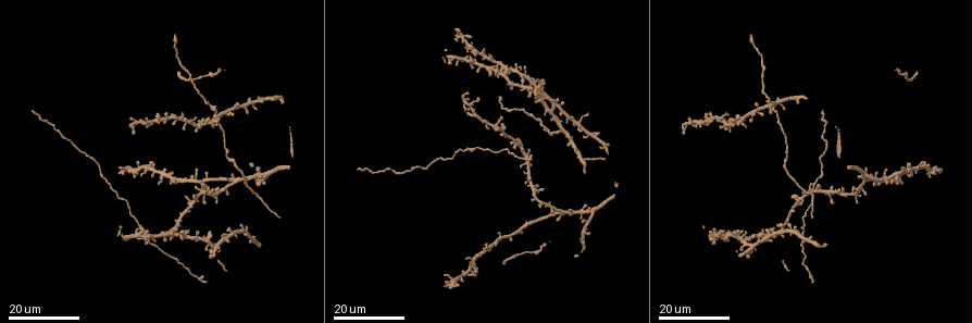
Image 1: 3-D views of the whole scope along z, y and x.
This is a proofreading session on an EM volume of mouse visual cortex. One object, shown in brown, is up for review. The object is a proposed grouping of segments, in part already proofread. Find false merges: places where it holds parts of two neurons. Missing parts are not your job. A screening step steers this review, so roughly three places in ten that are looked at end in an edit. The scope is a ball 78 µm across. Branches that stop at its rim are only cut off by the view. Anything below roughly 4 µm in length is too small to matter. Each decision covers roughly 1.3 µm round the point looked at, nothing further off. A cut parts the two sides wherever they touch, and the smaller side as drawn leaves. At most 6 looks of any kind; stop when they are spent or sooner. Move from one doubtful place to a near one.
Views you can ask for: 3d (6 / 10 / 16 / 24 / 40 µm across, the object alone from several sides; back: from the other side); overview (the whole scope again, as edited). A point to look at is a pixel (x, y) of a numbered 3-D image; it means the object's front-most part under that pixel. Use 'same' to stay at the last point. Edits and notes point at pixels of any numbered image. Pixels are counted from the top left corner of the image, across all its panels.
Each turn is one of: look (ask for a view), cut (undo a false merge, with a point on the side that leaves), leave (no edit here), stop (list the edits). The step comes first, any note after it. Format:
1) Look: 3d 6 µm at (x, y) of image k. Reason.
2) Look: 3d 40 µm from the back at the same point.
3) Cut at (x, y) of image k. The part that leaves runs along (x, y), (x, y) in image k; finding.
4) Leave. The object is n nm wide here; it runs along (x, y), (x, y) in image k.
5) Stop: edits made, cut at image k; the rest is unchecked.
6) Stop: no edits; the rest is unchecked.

Look: 3d 16 µm at (921, 161) of image 1. Branch point.

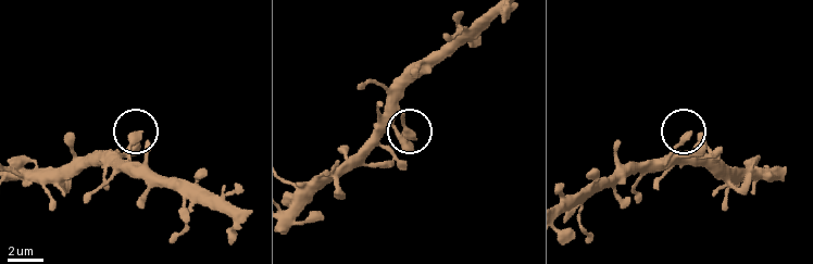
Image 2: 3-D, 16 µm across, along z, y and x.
Look: 3d 6 µm at (690, 136) of image 2. Zoom in.

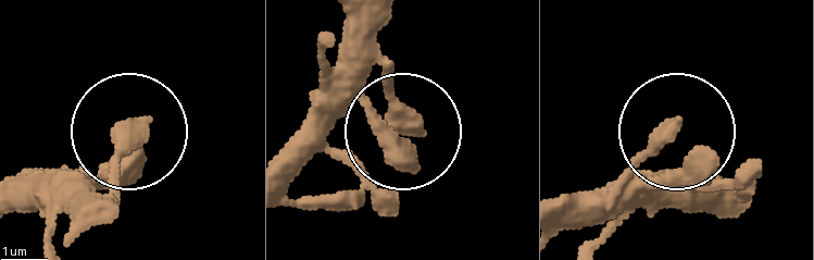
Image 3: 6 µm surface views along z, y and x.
Look: 3d 6 µm from the back at (670, 133) of image 3.

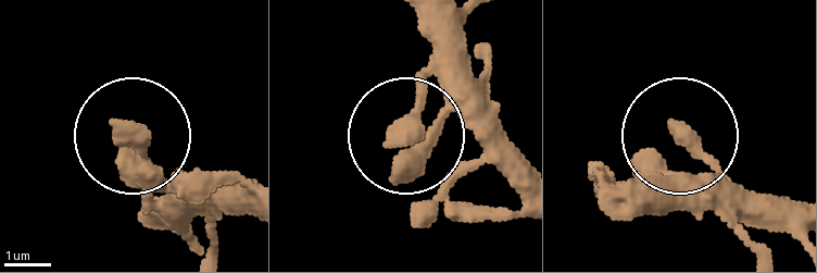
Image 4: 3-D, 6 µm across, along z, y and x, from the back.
Leave. 3 arms meet here; one neuron here.

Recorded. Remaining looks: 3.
Look: 3d 16 µm at (233, 178) of image 1. Looks like a crossing.

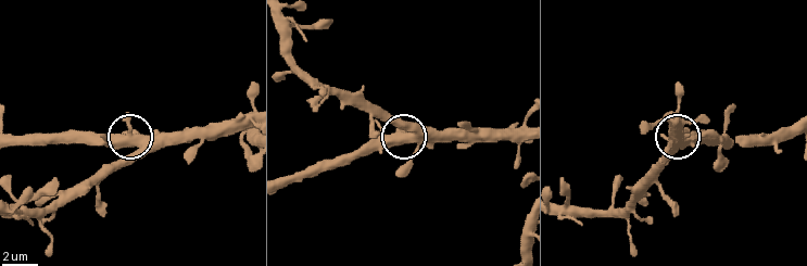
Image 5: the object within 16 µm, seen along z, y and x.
Look: 3d 6 µm at (135, 135) of image 5.

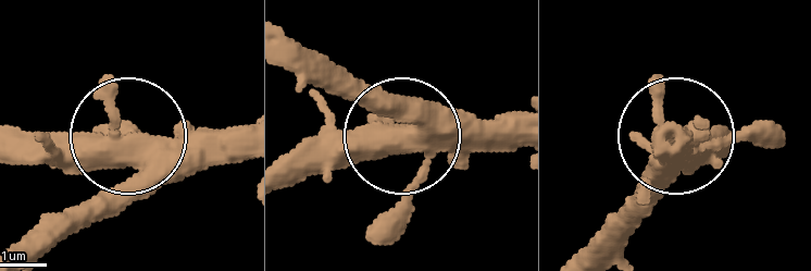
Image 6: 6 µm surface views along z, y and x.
Leave. The side arm is 55 µm long; it runs along (606, 247), (676, 142) in image 6; continuous, no second neuron.

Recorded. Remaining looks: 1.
Stop: no edits; the rest is unchecked.

